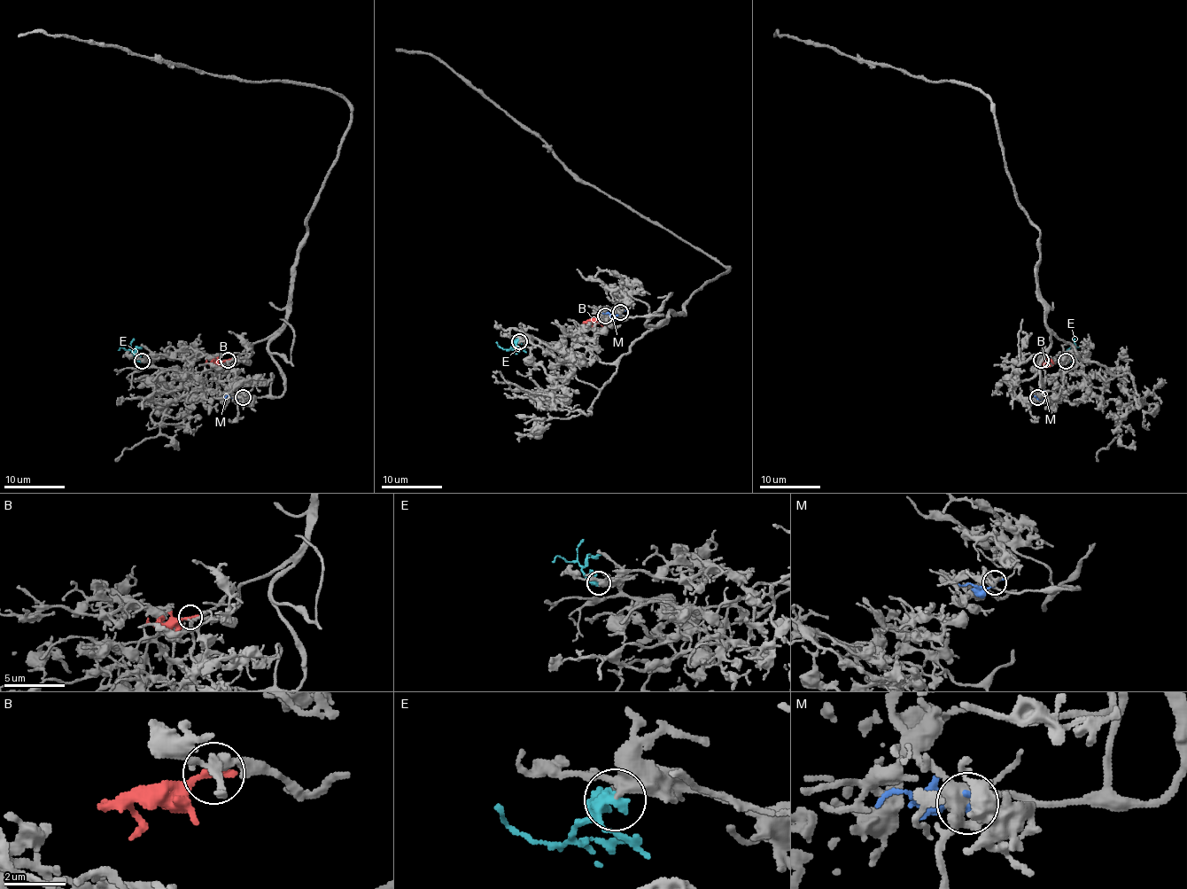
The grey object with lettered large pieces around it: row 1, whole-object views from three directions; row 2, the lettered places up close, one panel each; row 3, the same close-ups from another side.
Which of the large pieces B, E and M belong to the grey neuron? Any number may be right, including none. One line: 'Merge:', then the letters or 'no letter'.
Merge: B

